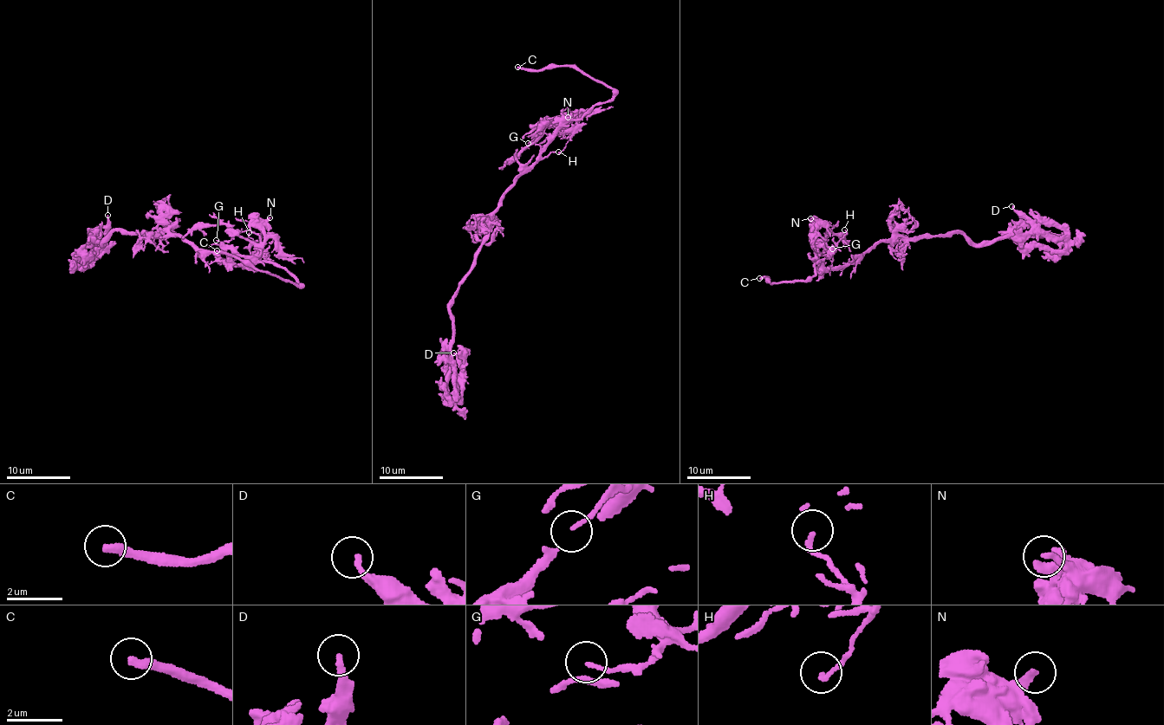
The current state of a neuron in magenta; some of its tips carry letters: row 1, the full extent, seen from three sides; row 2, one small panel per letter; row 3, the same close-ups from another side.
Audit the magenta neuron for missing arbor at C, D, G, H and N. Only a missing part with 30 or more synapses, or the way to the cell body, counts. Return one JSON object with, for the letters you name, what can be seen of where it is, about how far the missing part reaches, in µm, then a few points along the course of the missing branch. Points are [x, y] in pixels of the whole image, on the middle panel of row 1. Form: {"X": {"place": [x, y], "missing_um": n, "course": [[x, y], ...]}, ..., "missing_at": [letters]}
{"C": {"place": [517, 67], "missing_um": 30, "course": [[517, 67], [476, 78], [445, 67], [395, 65], [375, 46]]}, "missing_at": ["C"]}

